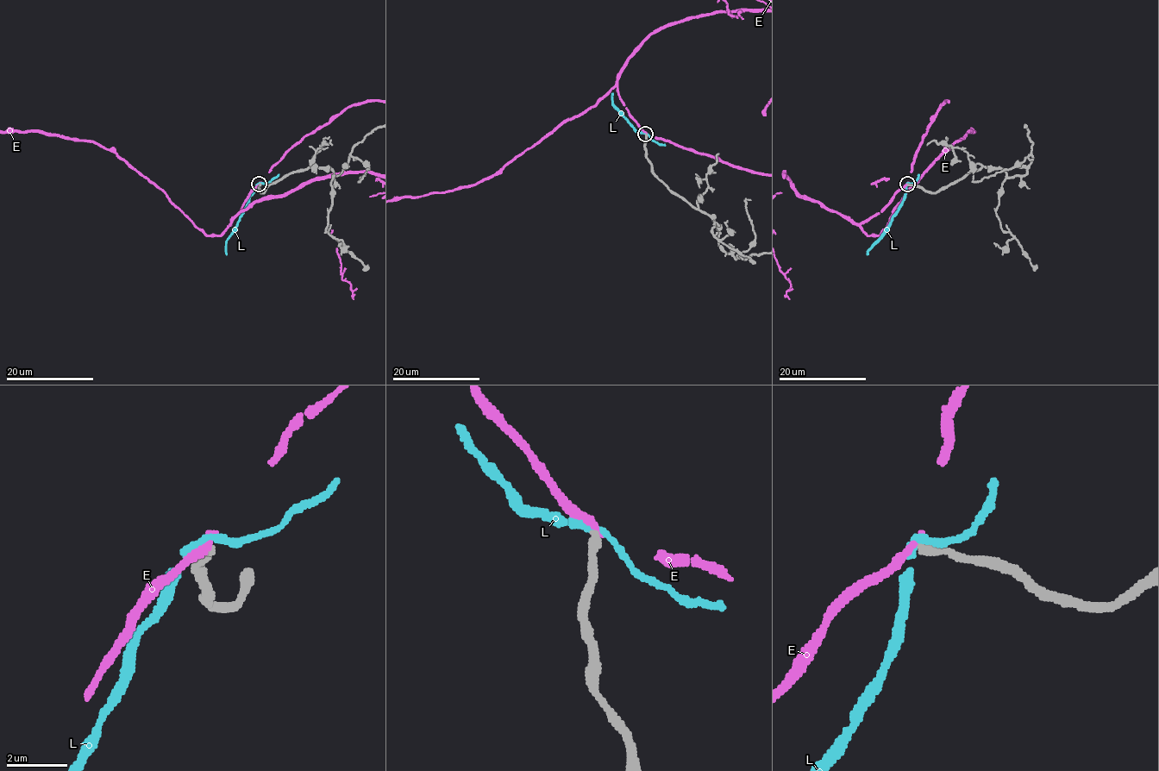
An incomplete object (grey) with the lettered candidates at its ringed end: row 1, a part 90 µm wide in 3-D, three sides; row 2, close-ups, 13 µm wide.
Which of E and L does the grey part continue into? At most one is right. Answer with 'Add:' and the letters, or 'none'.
Add: L

